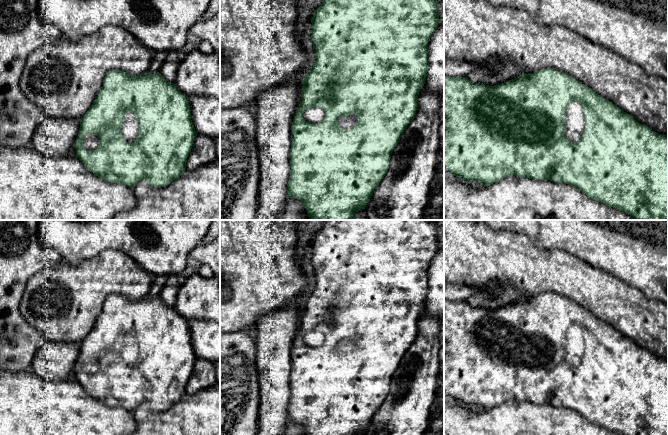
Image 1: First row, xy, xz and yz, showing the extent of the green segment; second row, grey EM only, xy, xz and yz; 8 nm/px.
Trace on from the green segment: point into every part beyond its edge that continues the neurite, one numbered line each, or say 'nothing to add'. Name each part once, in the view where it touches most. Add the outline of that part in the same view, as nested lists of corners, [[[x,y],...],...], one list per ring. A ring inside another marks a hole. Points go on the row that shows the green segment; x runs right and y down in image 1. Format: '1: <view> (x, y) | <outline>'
1: xz (314, 115) | [[[312,107],[304,112],[303,118],[308,122],[317,124],[324,120],[325,112],[321,108]]]

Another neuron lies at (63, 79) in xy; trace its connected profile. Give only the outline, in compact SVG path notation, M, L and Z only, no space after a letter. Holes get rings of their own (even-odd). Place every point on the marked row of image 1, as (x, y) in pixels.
M110 25L78 41L62 38L45 44L27 58L20 80L26 98L36 104L43 118L80 120L93 104L108 71L117 69L130 76L147 73L153 51L124 28Z

